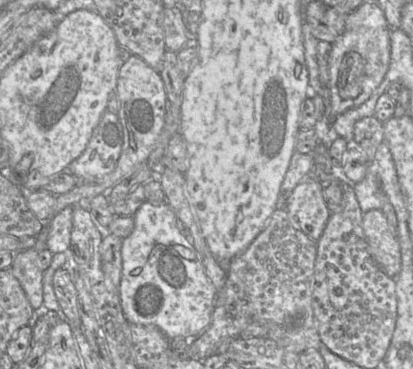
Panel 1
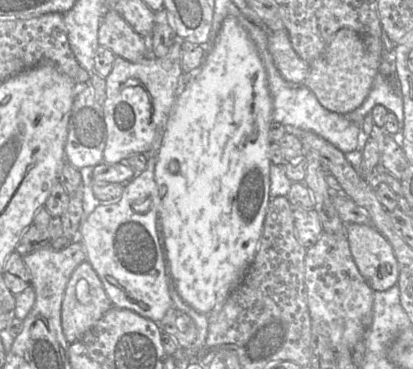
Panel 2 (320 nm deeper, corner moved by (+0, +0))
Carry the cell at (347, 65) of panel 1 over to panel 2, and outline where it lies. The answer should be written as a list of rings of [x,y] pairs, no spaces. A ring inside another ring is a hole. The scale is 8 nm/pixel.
[[[341,28],[321,55],[310,63],[303,83],[324,108],[345,115],[358,108],[367,98],[385,54],[382,37],[363,36],[352,29]]]

